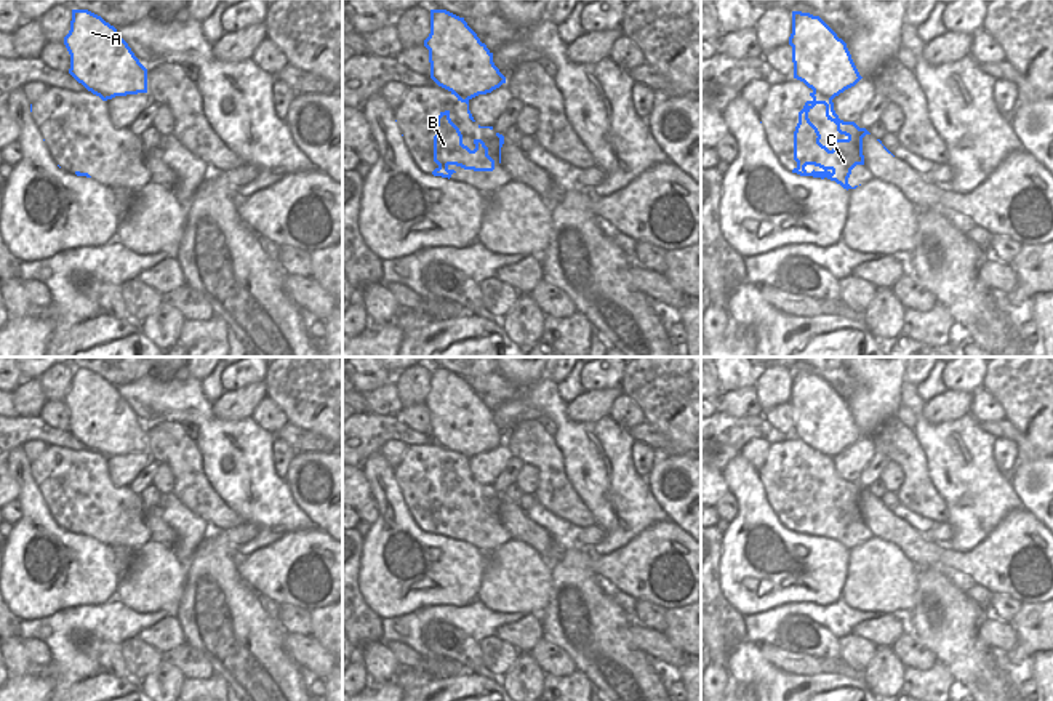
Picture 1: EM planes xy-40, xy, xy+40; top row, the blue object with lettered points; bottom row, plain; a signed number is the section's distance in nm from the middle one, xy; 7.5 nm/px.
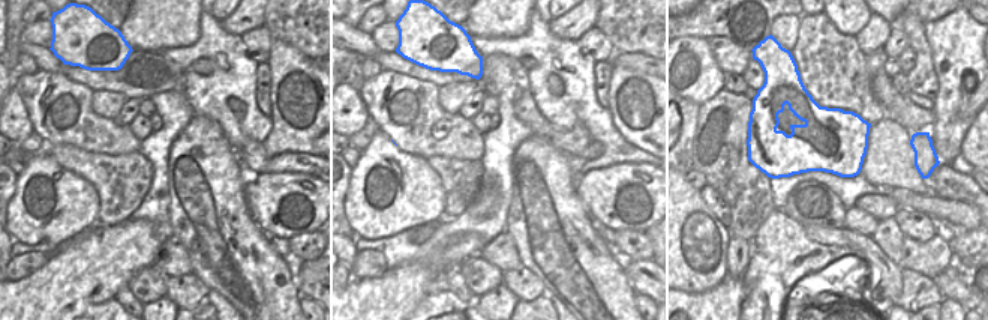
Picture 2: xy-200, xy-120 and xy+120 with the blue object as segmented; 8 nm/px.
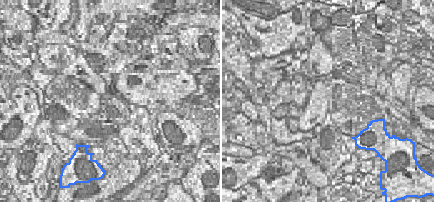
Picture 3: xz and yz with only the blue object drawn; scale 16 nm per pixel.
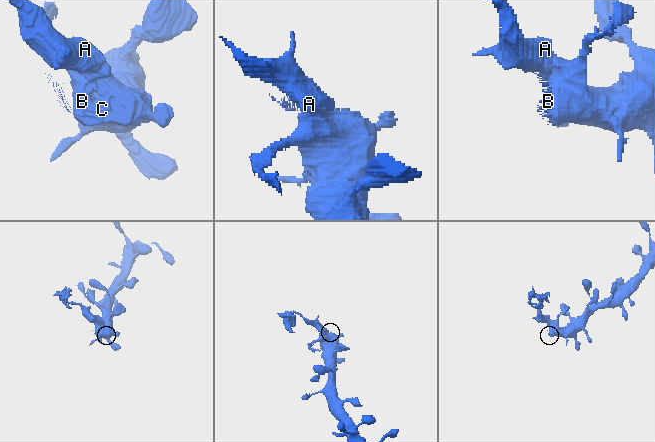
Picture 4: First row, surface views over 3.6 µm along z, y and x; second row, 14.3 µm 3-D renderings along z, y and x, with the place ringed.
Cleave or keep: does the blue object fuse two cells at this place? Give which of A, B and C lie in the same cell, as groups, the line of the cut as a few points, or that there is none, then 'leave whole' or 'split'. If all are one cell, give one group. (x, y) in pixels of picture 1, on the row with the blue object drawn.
A / B C; cut in xy+40 along (813, 90), (831, 100); split

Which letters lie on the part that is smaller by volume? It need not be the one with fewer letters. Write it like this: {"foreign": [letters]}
{"foreign": ["A"]}

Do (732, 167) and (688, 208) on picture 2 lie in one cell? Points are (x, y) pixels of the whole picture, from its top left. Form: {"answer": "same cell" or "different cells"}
{"answer": "different cells"}

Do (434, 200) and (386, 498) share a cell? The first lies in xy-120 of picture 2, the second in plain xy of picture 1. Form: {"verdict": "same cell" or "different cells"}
{"verdict": "same cell"}

